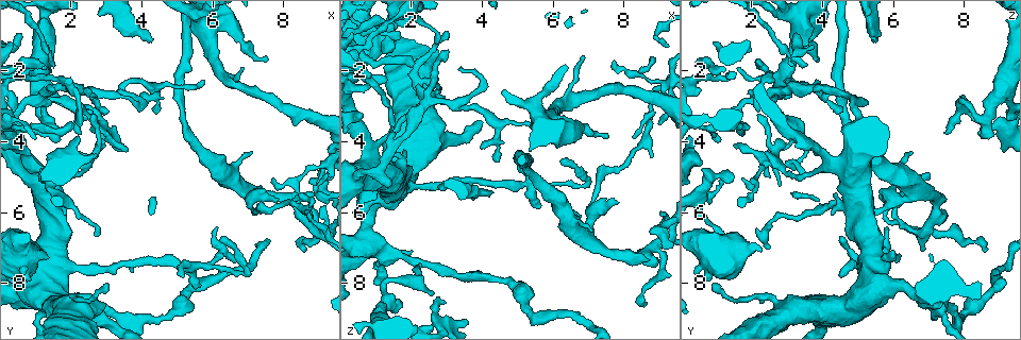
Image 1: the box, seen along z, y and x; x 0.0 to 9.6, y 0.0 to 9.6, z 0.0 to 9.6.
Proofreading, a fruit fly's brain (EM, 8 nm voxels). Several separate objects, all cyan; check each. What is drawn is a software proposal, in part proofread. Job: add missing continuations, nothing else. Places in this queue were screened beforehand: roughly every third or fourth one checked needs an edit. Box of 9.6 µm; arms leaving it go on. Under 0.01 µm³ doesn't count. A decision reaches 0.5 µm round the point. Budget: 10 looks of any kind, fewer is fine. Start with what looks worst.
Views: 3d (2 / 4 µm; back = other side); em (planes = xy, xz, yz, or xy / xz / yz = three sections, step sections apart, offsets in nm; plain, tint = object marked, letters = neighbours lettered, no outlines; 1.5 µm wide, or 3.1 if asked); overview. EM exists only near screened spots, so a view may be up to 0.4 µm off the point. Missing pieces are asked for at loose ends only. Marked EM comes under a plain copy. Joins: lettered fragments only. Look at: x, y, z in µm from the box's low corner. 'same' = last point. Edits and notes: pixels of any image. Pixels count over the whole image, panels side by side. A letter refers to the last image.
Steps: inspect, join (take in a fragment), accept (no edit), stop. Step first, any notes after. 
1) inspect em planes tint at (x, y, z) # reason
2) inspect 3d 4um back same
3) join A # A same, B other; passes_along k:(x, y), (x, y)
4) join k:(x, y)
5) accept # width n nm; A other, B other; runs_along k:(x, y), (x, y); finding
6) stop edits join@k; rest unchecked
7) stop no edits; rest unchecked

inspect em yz step 8 letters at (1.20, 5.00, 1.50) # free end

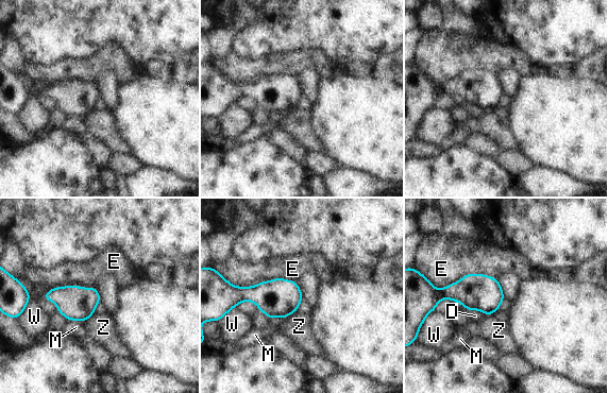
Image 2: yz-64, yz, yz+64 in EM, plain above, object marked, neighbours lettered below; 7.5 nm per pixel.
inspect em planes letters same

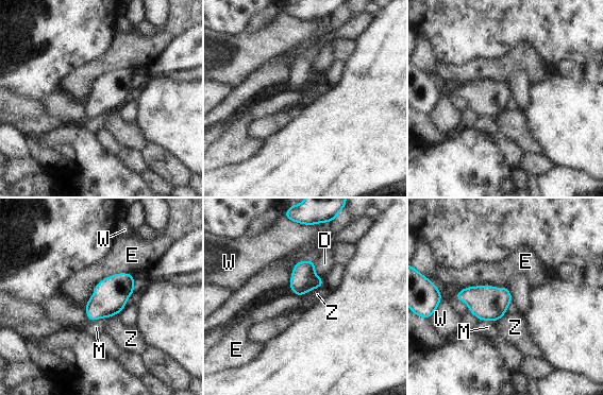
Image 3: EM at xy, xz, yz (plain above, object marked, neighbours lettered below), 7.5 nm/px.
accept # D other, E other, M other, W other, Z other; border 3:(132, 273), (104, 277), (85, 304); none of them fits

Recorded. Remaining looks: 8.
inspect 3d 2um at (7.55, 1.65, 3.85) # an open end

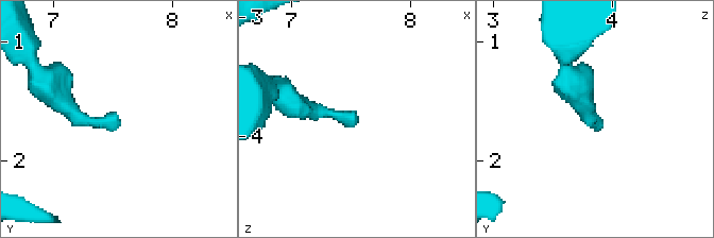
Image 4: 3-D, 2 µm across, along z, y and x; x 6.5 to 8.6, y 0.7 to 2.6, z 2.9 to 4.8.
inspect em yz step 4 letters at (7.58, 1.70, 3.86) # need the tissue

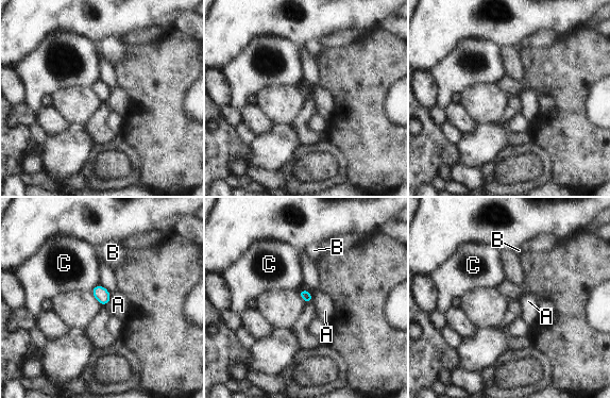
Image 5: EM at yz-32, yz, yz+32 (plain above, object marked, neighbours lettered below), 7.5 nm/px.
accept # A other, B other, C other; border 5:(111, 293), (111, 299), (106, 304); no lettered fragment goes on from it

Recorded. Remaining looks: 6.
inspect 3d 4um at (1.75, 3.75, 8.60) # branch stops here

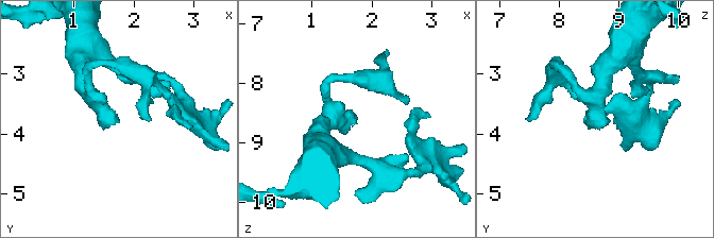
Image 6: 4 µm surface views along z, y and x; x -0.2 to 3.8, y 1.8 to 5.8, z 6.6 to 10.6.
inspect em planes letters at (1.75, 3.75, 8.60) # now the EM

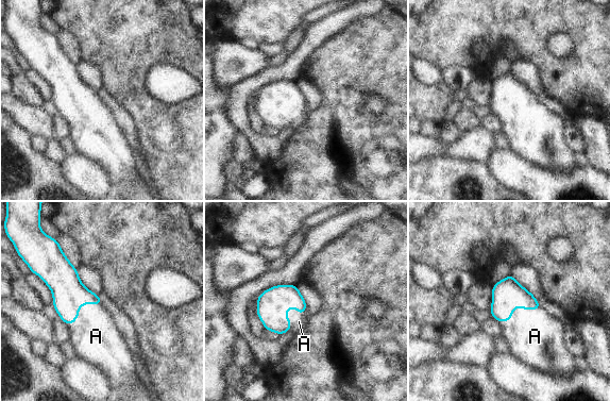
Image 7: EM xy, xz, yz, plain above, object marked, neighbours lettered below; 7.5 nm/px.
join A # longest_contact A 320 nm; A same; passes_along 7:(507, 294), (518, 304), (531, 334); it goes on there

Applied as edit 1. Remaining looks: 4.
inspect overview # see it whole again

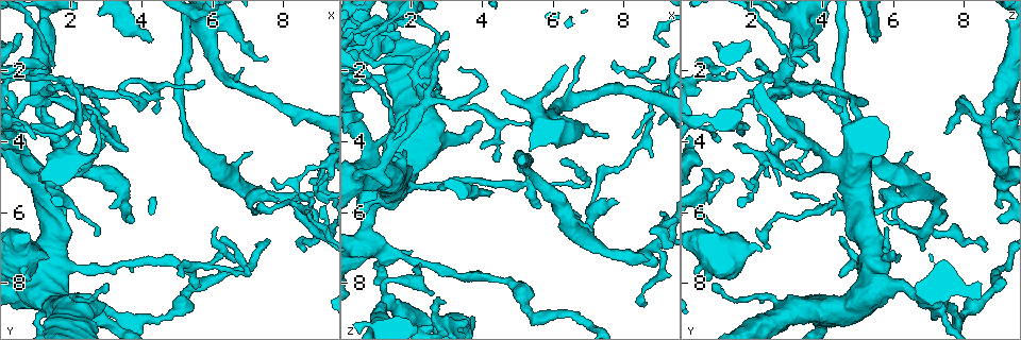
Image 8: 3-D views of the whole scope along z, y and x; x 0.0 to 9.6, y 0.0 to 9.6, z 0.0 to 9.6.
inspect em planes letters at (3.10, 5.85, 9.05) # thick end

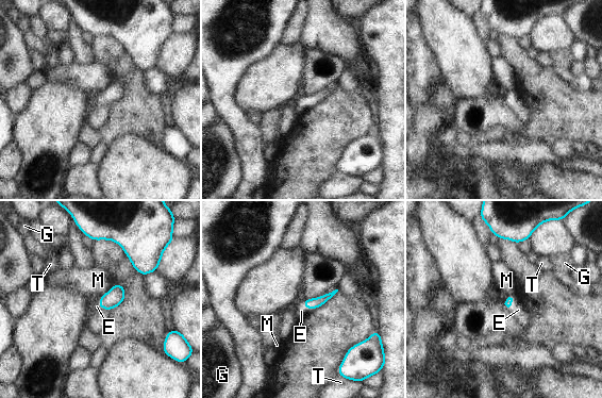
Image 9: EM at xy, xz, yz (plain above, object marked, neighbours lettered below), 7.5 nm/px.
join E # E same, G other, M other, T other; passes_along 9:(316, 302), (304, 305), (301, 311); the cell continues

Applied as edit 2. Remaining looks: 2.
inspect em planes letters at (8.80, 5.80, 1.60) # thin end

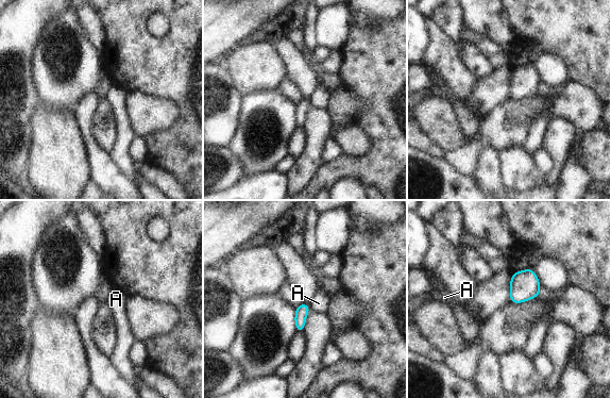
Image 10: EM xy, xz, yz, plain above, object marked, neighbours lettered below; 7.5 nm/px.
accept # longest_contact A 50 nm; A other; border 10:(307, 304), (310, 309); none of them fits

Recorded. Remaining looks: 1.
stop edits join@7, join@9; rest unchecked

